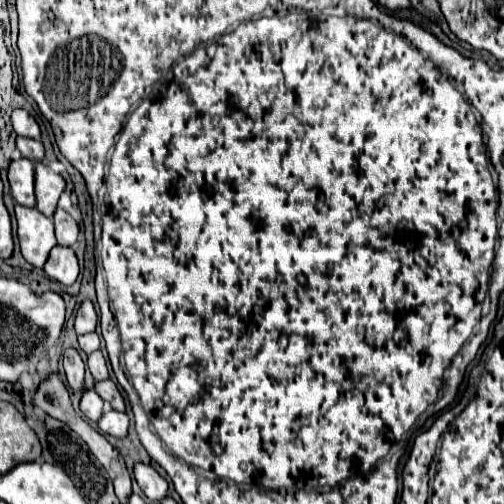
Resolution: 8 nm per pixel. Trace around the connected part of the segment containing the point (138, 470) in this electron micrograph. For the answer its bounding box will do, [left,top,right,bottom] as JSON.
[133,462,167,502]

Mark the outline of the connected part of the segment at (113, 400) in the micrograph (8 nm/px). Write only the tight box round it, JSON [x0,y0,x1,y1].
[95,380,125,412]

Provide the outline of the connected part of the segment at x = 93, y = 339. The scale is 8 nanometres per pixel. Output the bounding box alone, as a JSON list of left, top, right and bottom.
[79,332,99,354]

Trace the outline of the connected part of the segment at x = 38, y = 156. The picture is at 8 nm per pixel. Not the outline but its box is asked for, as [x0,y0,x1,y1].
[17,138,43,162]

